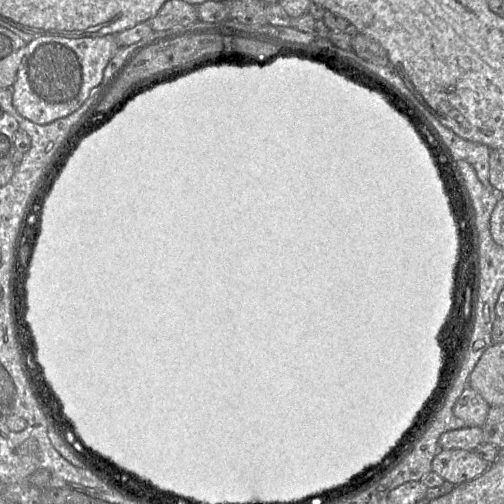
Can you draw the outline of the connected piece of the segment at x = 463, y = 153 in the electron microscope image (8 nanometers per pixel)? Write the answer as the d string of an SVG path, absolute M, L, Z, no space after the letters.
M424 117L426 118L424 120L427 120L441 136L453 159L455 161L464 160L471 164L482 184L487 189L493 190L494 187L489 181L491 148L484 144L465 140L447 127L441 126L439 122L436 122L433 118Z

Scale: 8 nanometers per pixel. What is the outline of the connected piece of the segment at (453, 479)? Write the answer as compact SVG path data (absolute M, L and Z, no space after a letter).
M462 449L439 450L432 462L432 471L446 482L460 485L482 475L491 464L475 451Z

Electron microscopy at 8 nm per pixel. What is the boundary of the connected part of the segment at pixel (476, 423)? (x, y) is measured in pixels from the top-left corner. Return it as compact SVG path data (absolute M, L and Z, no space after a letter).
M467 386L454 406L454 415L466 422L467 427L482 427L491 406L474 389Z

